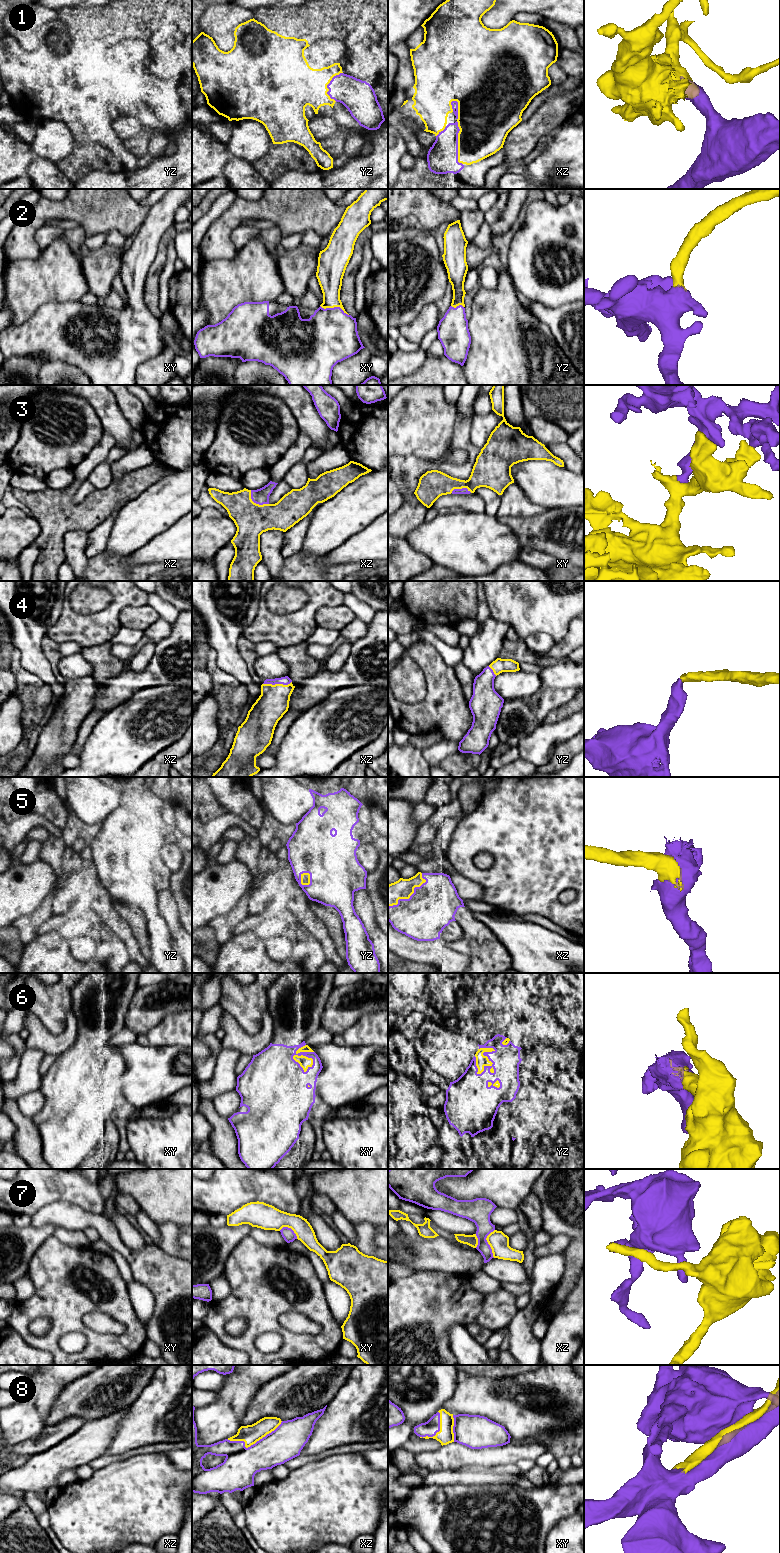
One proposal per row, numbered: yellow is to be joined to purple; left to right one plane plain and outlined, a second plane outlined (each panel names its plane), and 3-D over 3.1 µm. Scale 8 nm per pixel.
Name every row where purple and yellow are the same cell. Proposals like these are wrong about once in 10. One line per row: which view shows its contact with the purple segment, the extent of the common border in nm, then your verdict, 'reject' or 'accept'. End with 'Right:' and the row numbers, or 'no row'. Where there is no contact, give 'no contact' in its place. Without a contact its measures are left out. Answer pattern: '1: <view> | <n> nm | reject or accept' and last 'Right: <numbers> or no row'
1: xz | 360 nm | accept
2: xy | 240 nm | accept
3: xz | 190 nm | accept
4: xz | 240 nm | accept
5: xz | 400 nm | accept
6: yz | 260 nm | accept
7: xz | 240 nm | reject
8: xz | 480 nm | accept
Right: 1, 2, 3, 4, 5, 6, 8

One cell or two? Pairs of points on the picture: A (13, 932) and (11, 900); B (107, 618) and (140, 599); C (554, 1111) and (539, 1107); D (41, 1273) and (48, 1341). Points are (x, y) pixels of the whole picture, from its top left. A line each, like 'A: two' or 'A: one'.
A: two
B: one
C: two
D: one

